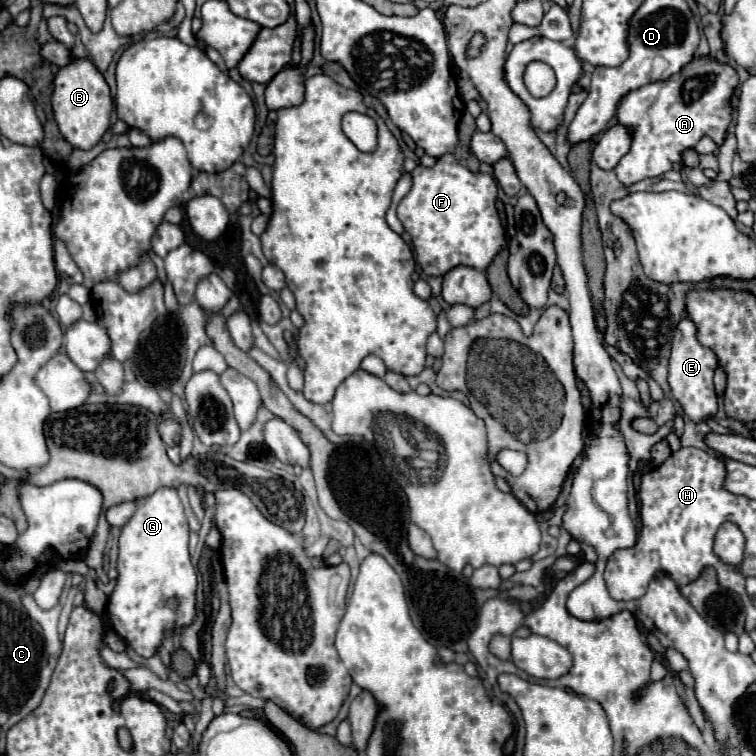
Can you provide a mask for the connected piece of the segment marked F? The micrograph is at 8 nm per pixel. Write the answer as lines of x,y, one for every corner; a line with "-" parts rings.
448,153
430,169
418,165
412,171
412,179
414,185
410,193
398,205
398,219
412,237
422,271
430,277
442,277
458,265
486,271
506,245
506,235
496,211
498,187
494,177
468,171

